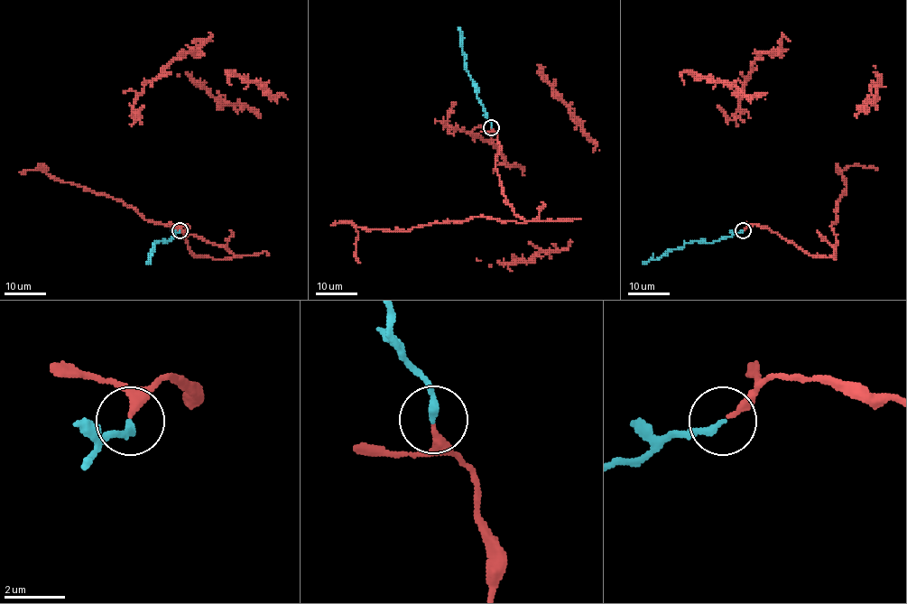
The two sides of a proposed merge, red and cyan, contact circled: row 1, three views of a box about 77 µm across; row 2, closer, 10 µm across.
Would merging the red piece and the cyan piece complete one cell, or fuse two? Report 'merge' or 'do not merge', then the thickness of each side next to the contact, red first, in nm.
merge; calibres 240 and 240 nm

